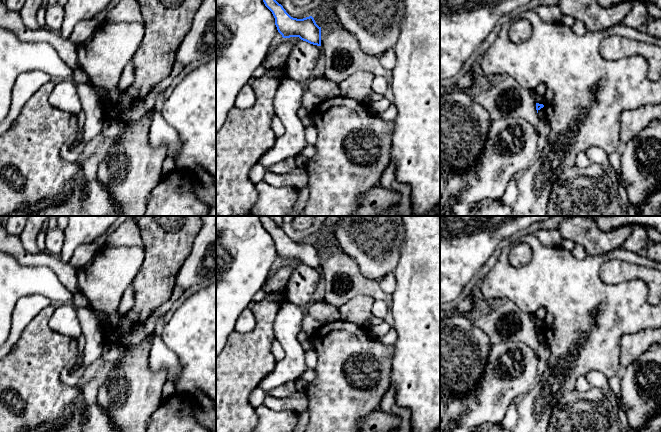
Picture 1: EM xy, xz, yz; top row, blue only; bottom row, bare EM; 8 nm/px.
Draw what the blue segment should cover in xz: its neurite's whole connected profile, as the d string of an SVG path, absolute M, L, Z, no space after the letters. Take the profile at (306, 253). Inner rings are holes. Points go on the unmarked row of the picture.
M261 216L261 222L272 236L277 254L283 262L299 261L310 268L321 270L321 251L312 240L303 243L291 241L270 216Z

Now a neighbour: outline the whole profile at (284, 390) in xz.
M295 381L282 384L269 392L266 392L266 395L276 397L276 398L286 398L296 392Z

